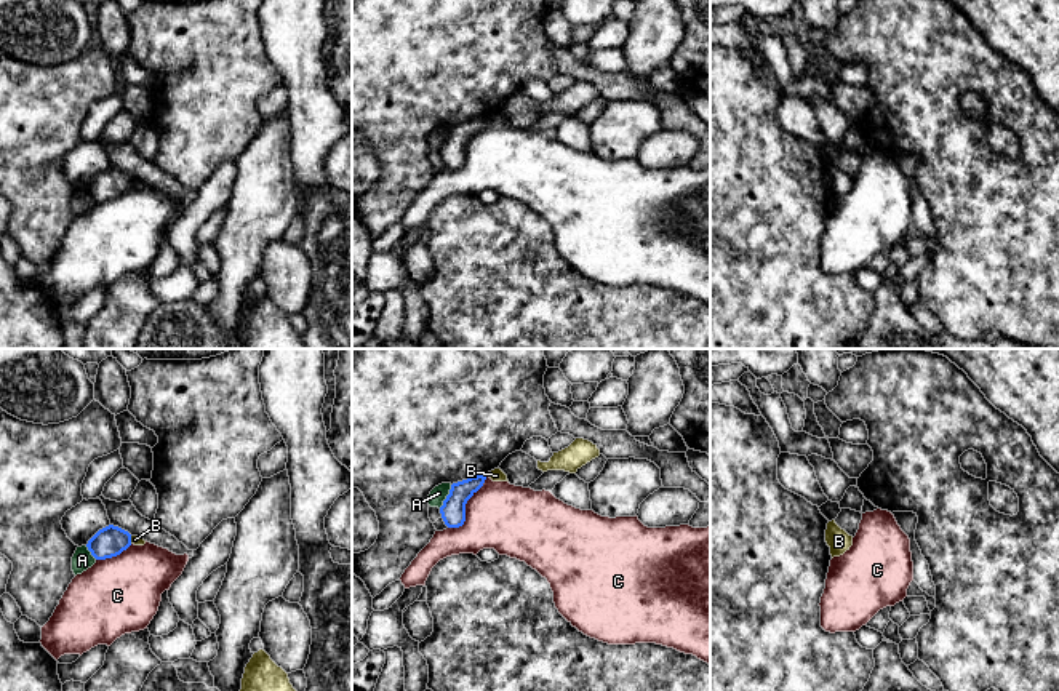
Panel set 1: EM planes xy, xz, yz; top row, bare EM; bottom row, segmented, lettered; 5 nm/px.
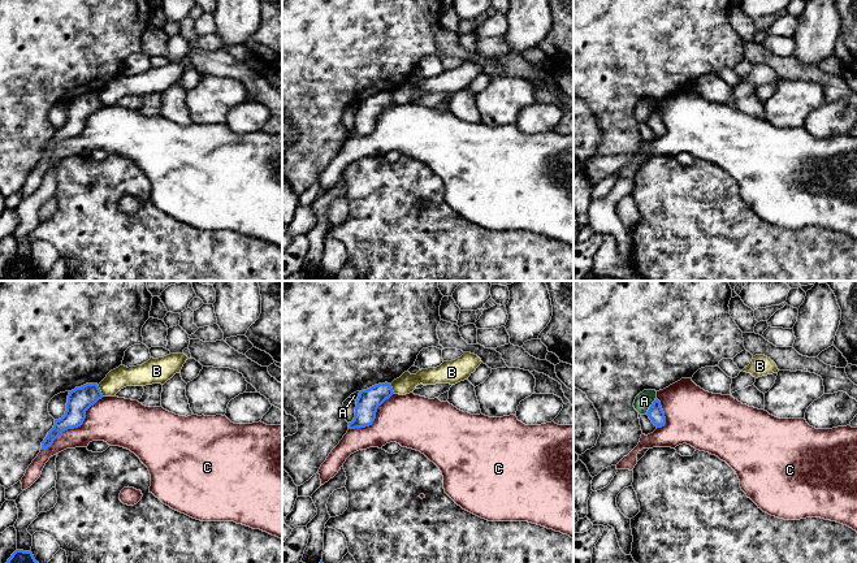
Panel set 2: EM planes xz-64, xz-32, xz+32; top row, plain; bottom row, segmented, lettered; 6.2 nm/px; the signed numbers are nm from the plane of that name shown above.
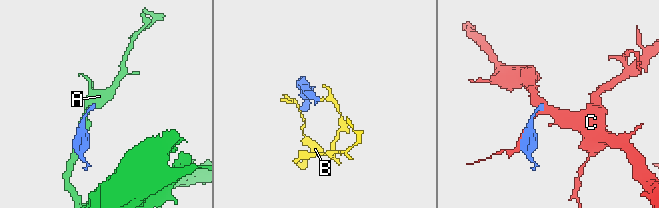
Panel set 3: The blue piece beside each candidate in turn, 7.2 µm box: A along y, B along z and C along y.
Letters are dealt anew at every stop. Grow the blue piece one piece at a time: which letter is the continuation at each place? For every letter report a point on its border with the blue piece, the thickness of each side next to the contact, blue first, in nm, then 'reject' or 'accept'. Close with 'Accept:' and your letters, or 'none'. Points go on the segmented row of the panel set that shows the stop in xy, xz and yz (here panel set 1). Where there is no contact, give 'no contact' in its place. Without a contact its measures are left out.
A: contact xz (447, 496); calibres 130 and 80 nm; reject
B: contact xy (130, 539); calibres 160 and 50 nm; reject
C: contact xz (464, 507); calibres 130 and 340 nm; reject
Accept: none

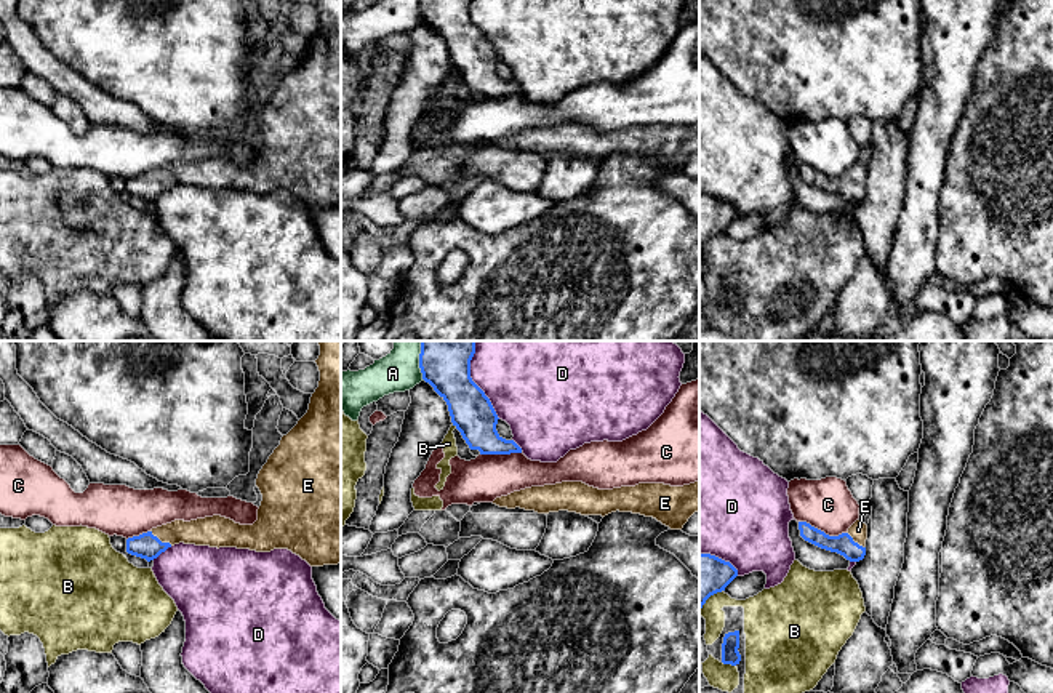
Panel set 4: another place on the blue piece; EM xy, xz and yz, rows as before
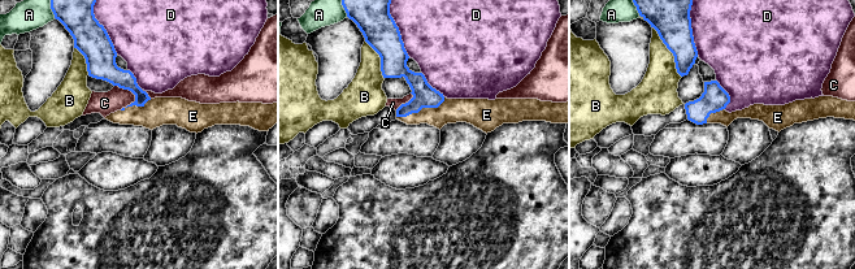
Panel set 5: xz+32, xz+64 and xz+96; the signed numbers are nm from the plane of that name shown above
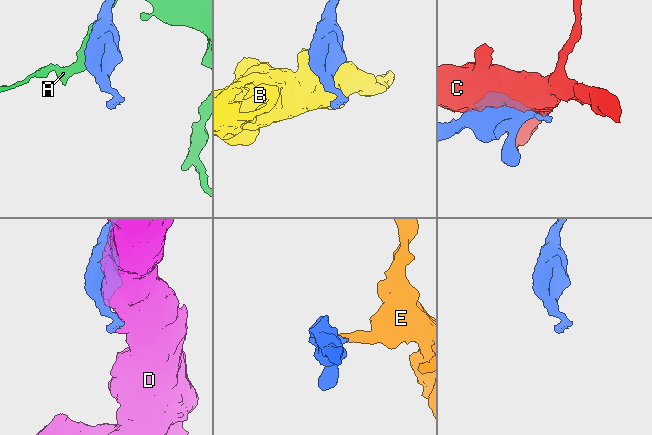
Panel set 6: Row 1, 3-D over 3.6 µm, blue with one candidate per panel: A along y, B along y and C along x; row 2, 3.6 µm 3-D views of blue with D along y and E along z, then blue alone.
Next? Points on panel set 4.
A: contact xz (420, 360); calibres 280 and 200 nm; reject
B: contact yz (728, 663); calibres 90 and 140 nm; reject
C: contact yz (823, 532); calibres 110 and 260 nm; reject
D: contact xz (471, 380); calibres 280 and 440 nm; reject
E: contact xy (159, 540); calibres 130 and 140 nm; accept
Accept: E

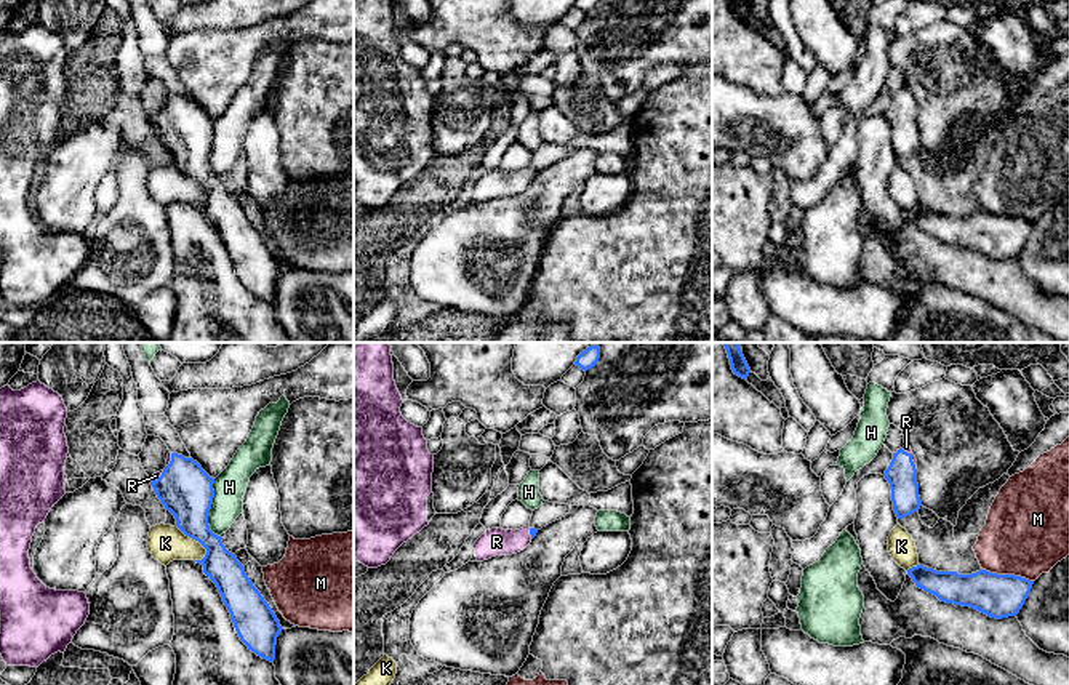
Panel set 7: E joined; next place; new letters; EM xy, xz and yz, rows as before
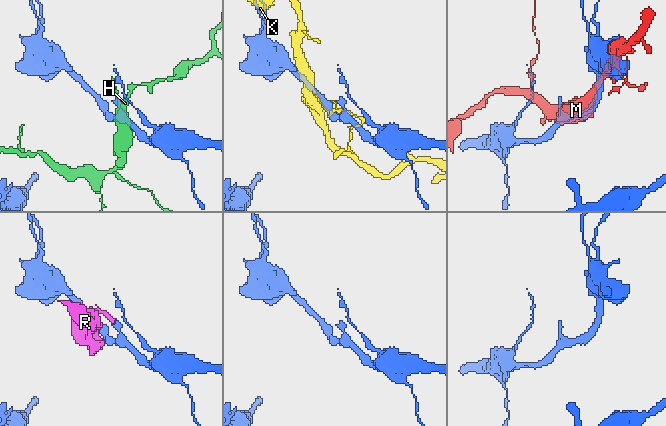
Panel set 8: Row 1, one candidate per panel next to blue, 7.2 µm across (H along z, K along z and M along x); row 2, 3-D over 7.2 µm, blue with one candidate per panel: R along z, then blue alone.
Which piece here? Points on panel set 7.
H: contact xy (210, 508); calibres 280 and 160 nm; reject
K: contact xy (197, 540); calibres 260 and 180 nm; reject
M: contact yz (1008, 575); calibres 220 and 420 nm; reject
R: contact yz (911, 458); calibres 160 and 30 nm; accept
Accept: R

